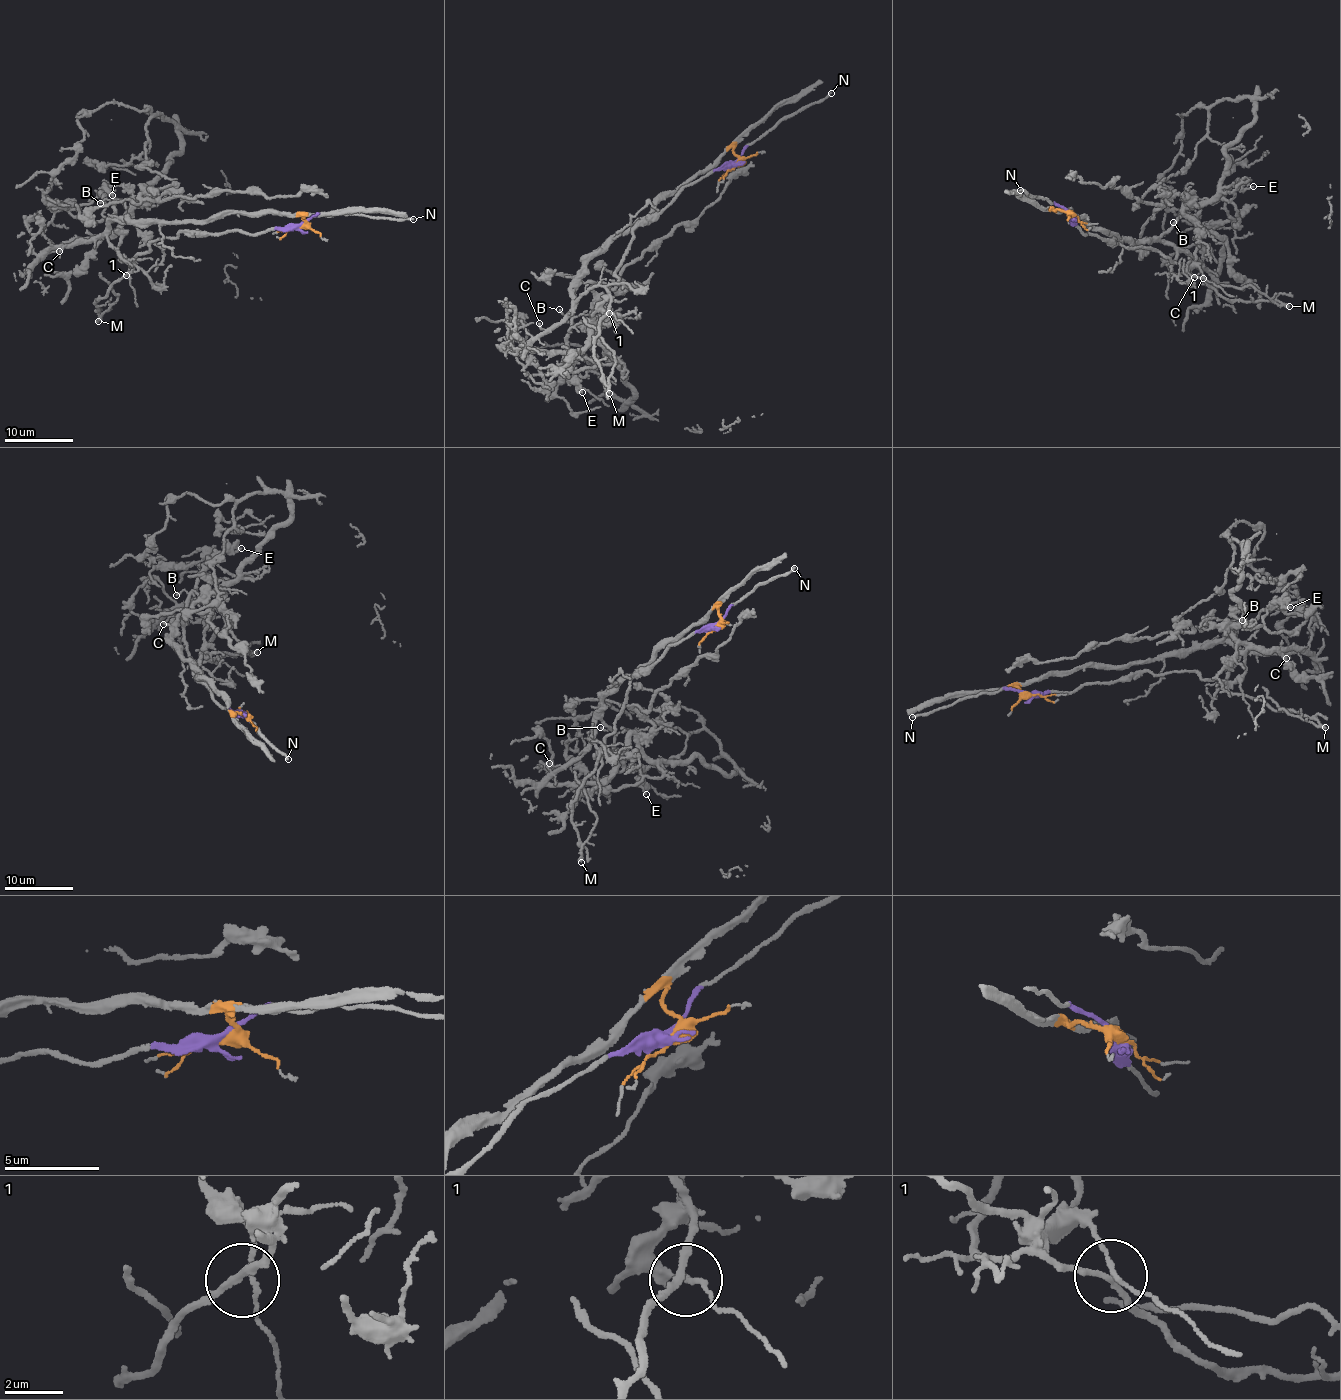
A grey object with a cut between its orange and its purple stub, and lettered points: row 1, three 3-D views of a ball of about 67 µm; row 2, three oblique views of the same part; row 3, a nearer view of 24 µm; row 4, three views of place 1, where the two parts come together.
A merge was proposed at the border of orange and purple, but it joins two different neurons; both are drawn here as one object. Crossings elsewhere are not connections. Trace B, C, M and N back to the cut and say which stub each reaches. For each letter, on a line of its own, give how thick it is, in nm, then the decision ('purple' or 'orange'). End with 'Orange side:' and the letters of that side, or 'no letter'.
B: 120 nm thick; orange
C: 110 nm thick; orange
M: 180 nm thick; orange
N: 150 nm thick; purple
Orange side: B, C, M

